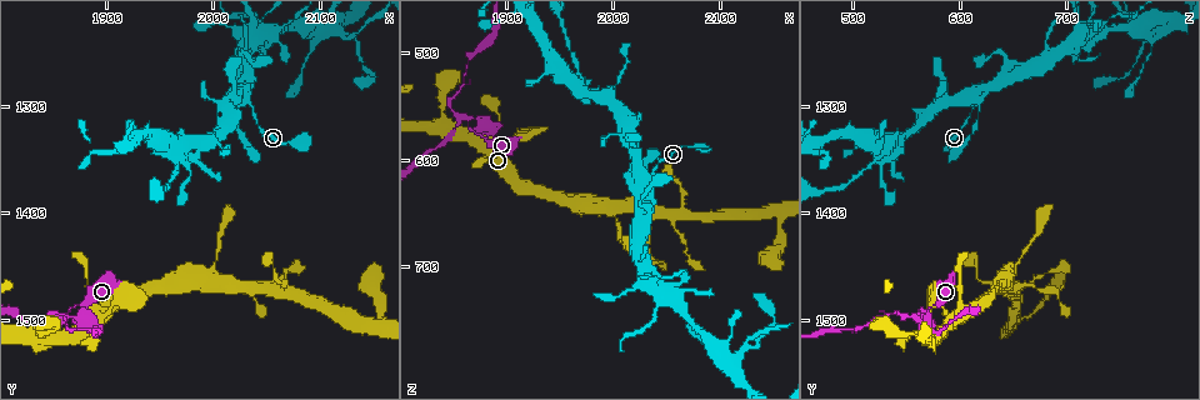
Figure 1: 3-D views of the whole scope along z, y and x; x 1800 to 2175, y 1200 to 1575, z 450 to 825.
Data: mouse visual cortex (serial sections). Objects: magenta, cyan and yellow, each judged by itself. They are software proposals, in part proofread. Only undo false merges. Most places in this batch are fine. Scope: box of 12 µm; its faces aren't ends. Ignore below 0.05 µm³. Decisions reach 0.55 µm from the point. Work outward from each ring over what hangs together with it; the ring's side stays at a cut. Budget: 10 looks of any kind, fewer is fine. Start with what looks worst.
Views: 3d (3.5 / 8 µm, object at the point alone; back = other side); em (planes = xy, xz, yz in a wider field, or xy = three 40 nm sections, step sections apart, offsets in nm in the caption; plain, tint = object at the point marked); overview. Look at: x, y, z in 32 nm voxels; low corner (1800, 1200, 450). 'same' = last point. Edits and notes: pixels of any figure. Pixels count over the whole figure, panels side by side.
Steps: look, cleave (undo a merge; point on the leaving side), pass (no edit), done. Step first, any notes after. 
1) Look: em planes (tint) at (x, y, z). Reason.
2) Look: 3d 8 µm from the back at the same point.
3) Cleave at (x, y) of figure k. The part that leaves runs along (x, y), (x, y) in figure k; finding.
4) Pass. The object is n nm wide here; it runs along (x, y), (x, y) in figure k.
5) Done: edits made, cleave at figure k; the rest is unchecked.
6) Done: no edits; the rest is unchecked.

Look: 3d 8 µm at (1866, 1496, 566). Four arms meet.

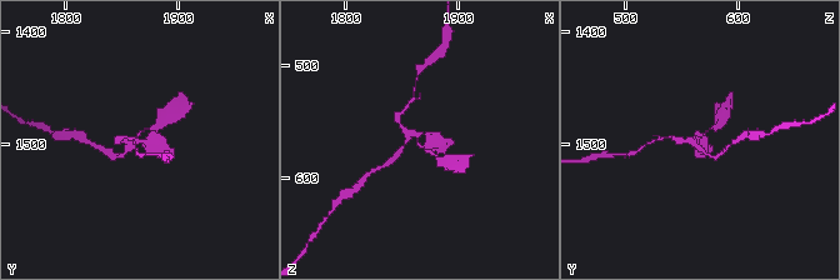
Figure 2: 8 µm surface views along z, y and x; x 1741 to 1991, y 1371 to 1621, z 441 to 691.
Look: 3d 3.5 µm at (1864, 1496, 562). Zoom in.

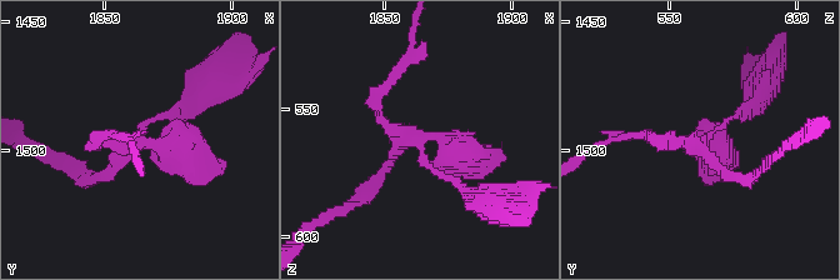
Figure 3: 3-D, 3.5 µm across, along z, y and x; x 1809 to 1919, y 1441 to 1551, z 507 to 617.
Pass. 4 arms meet here; the arms are 150, 150, 150, 450 nm wide; it runs along (469, 194), (380, 116), (384, 88) in figure 3; continuous, no second cell.

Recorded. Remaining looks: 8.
Look: 3d 3.5 µm at (2064, 1472, 652).

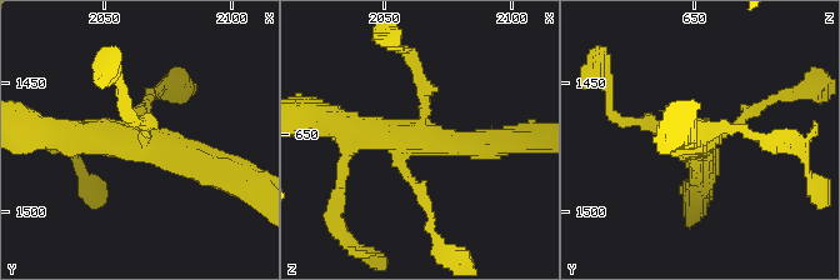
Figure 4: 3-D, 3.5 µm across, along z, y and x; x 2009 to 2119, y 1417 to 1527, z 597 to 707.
Look: em xy step 1 (tint) at (2063, 1473, 651). Need the tissue.

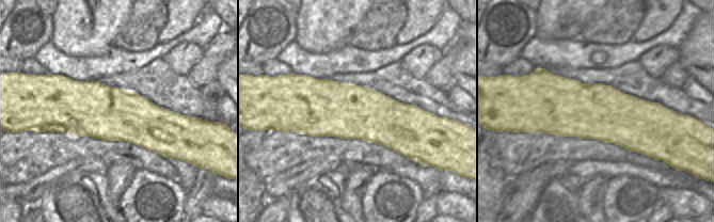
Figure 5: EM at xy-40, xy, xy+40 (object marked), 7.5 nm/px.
Pass. 4 arms meet here; the arms are 150, 150, 300, 400 nm wide; it runs along (48, 105), (188, 124) in figure 5; continuous, no second cell.

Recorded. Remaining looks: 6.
Look: 3d 3.5 µm at (2026, 1290, 616). Thin arm on a thick one.

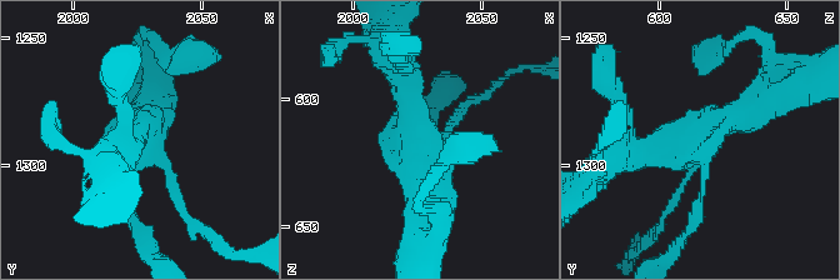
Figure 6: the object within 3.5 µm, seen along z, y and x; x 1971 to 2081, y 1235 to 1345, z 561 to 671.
Look: em xy step 3 (tint) at (2026, 1290, 616). 4 arms meet here; the arms are 100, 100, 350, 400 nm wide.

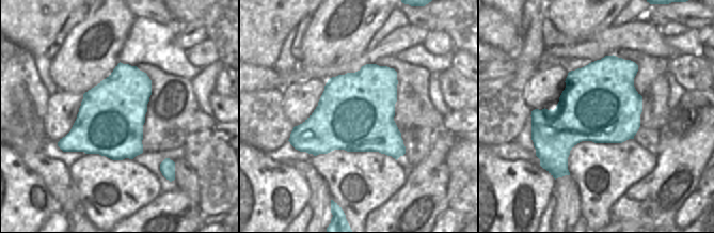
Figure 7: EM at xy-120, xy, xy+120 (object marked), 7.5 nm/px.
Pass. It runs along (670, 206), (708, 130), (769, 103) in figure 6; all the same cell.

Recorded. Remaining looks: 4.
Look: 3d 3.5 µm from the back at (1976, 1338, 536). Small branch off a trunk.

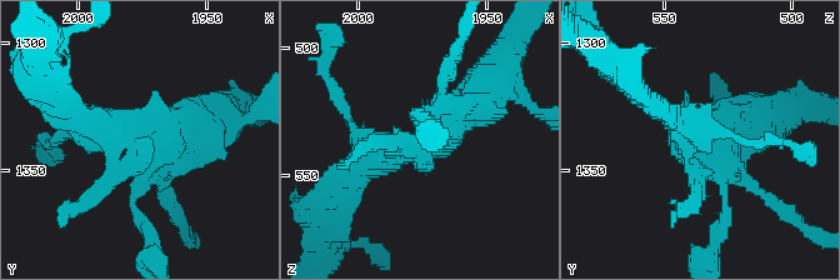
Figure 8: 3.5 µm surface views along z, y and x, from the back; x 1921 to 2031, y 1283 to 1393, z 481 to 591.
Look: em xy step 2 (tint) at the same point.

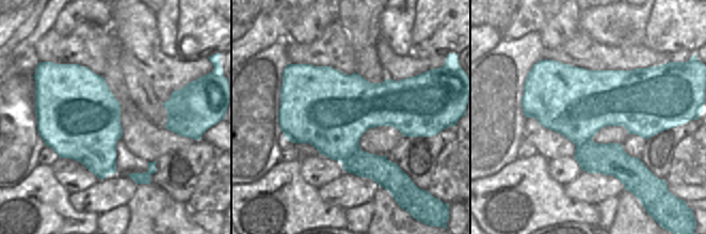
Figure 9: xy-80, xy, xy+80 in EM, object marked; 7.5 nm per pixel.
Pass. It runs along (74, 115), (139, 130), (135, 214) in figure 8; all the same cell.

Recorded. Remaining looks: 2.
Done: no edits; the rest is unchecked.

